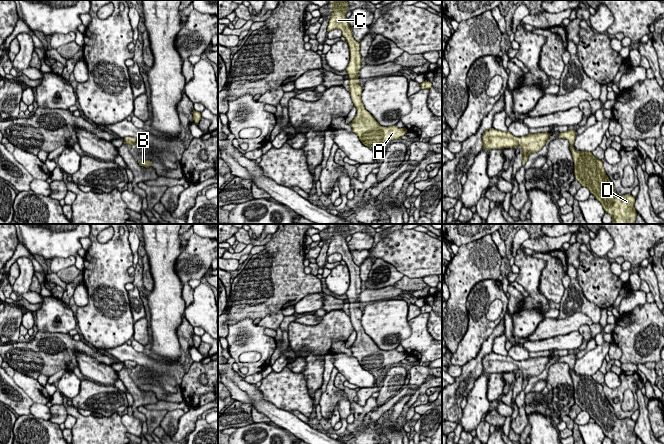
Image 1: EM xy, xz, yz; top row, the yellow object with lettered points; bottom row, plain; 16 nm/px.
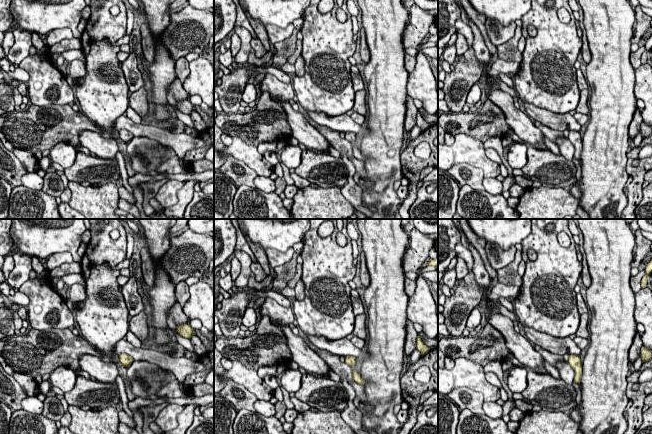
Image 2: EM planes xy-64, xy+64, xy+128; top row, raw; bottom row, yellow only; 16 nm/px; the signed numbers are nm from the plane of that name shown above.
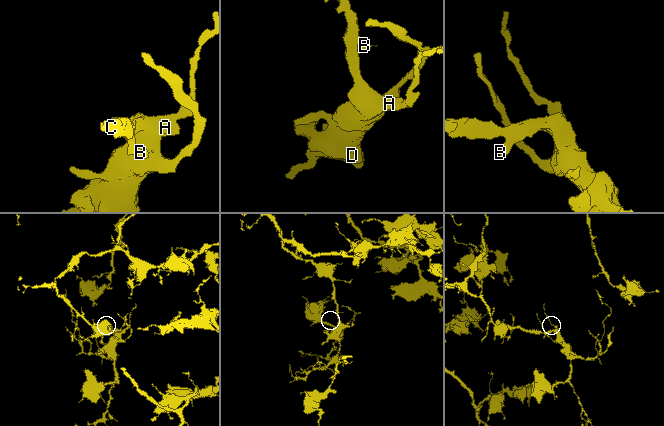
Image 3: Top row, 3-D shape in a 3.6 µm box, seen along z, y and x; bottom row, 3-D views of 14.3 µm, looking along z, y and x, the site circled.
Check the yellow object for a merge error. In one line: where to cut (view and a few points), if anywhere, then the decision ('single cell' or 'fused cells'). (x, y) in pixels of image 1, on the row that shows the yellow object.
cut none; single cell

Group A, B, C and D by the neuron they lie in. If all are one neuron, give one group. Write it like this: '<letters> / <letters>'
A B C D

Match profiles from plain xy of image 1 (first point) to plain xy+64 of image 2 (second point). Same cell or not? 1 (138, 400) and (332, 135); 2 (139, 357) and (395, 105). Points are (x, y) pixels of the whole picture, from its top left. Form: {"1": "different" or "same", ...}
{"1": "same", "2": "different"}

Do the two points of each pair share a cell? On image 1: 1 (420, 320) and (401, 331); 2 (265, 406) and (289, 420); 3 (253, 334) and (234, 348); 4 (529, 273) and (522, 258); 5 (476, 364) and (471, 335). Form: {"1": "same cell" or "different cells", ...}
{"1": "different cells", "2": "same cell", "3": "same cell", "4": "same cell", "5": "different cells"}

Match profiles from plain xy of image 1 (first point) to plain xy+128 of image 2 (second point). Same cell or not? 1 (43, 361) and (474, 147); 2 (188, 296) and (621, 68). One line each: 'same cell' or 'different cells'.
1: different cells
2: different cells

